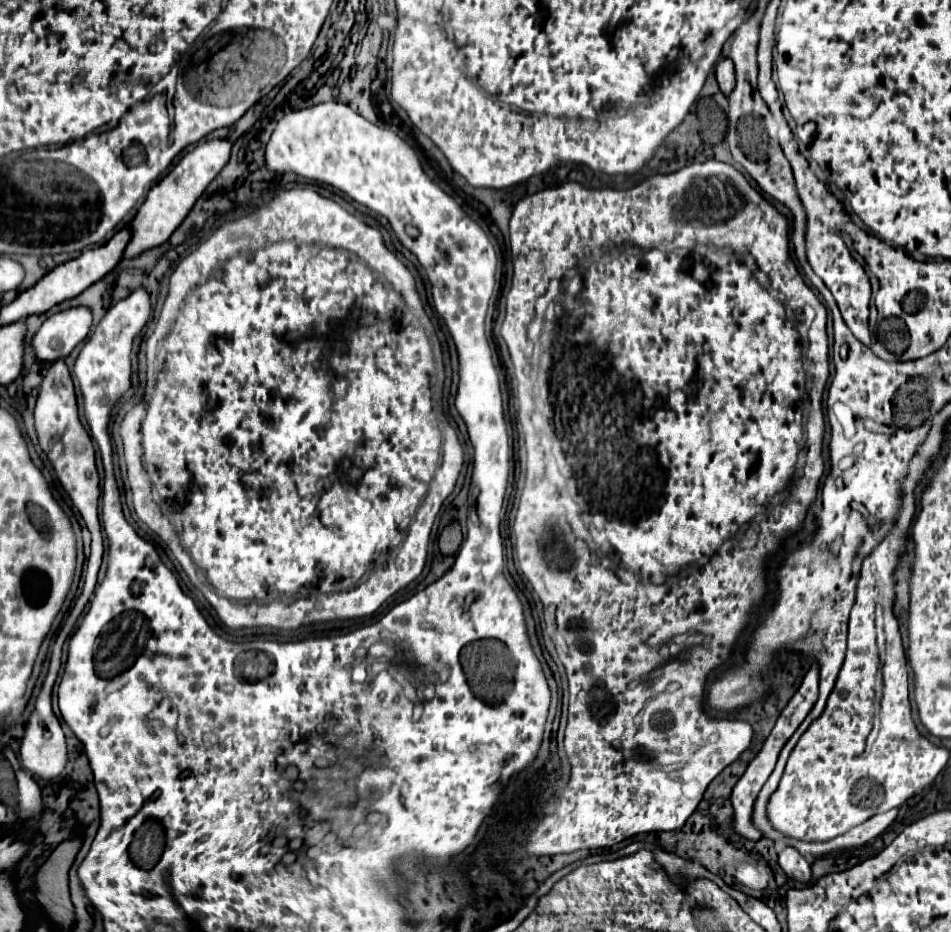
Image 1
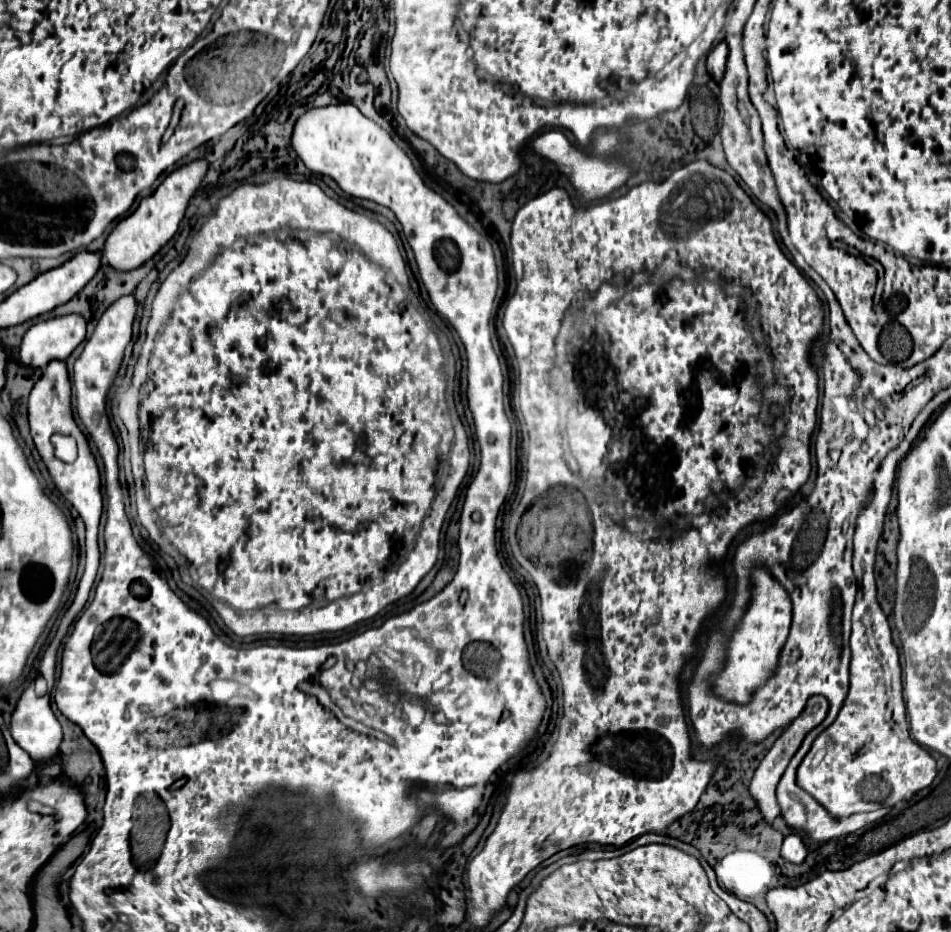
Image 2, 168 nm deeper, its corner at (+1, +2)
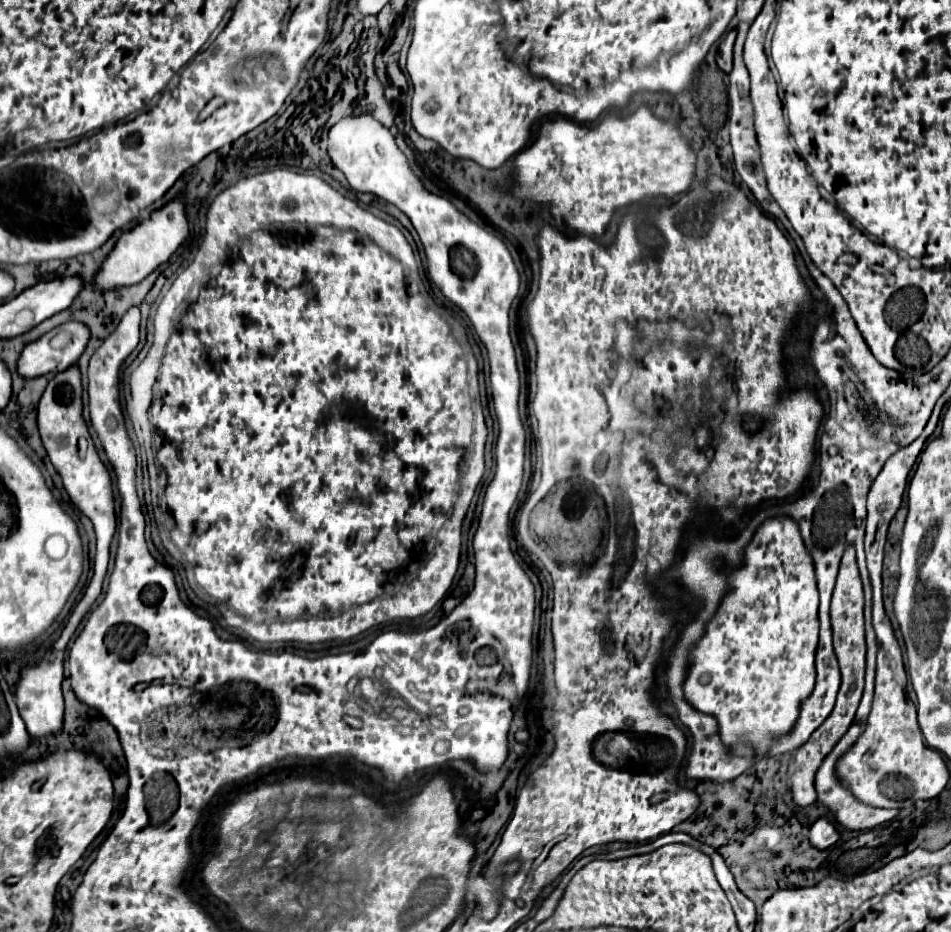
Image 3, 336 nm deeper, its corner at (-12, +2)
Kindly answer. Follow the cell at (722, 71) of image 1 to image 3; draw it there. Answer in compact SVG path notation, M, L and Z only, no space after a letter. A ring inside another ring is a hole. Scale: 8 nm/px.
M730 30L720 46L718 46L718 66L728 74L732 70L732 46L734 46L734 38L736 38L736 30Z

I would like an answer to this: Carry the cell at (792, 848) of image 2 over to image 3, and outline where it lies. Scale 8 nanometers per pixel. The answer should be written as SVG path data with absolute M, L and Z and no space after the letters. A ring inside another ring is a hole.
M818 818L810 828L810 844L818 850L830 848L840 840L840 832L828 818Z

